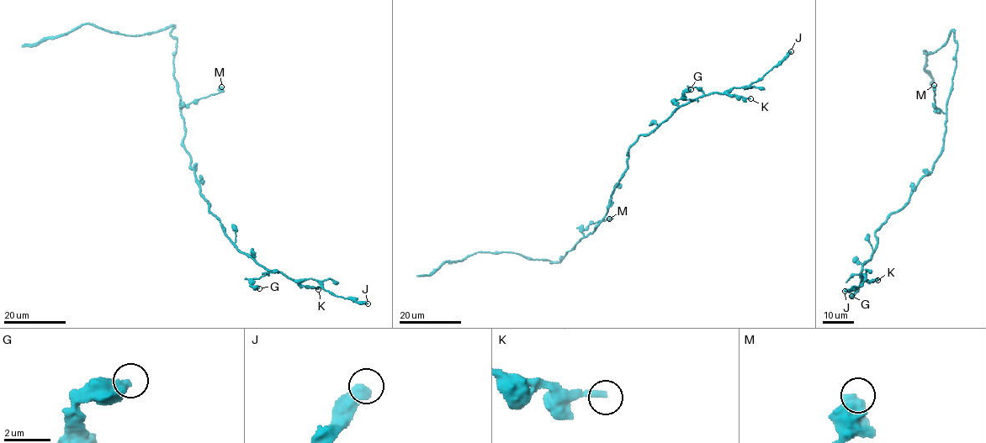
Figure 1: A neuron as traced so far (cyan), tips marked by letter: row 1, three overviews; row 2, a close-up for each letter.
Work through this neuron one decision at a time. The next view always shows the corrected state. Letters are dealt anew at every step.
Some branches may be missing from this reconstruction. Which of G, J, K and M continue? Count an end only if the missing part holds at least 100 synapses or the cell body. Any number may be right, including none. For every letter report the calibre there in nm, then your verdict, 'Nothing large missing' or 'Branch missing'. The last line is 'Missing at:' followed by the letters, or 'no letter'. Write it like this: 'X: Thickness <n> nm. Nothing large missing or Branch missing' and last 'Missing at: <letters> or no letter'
G: Thickness 550 nm. Nothing large missing
J: Thickness 400 nm. Nothing large missing
K: Thickness 260 nm. Nothing large missing
M: Thickness 650 nm. Nothing large missing
Missing at: no letter

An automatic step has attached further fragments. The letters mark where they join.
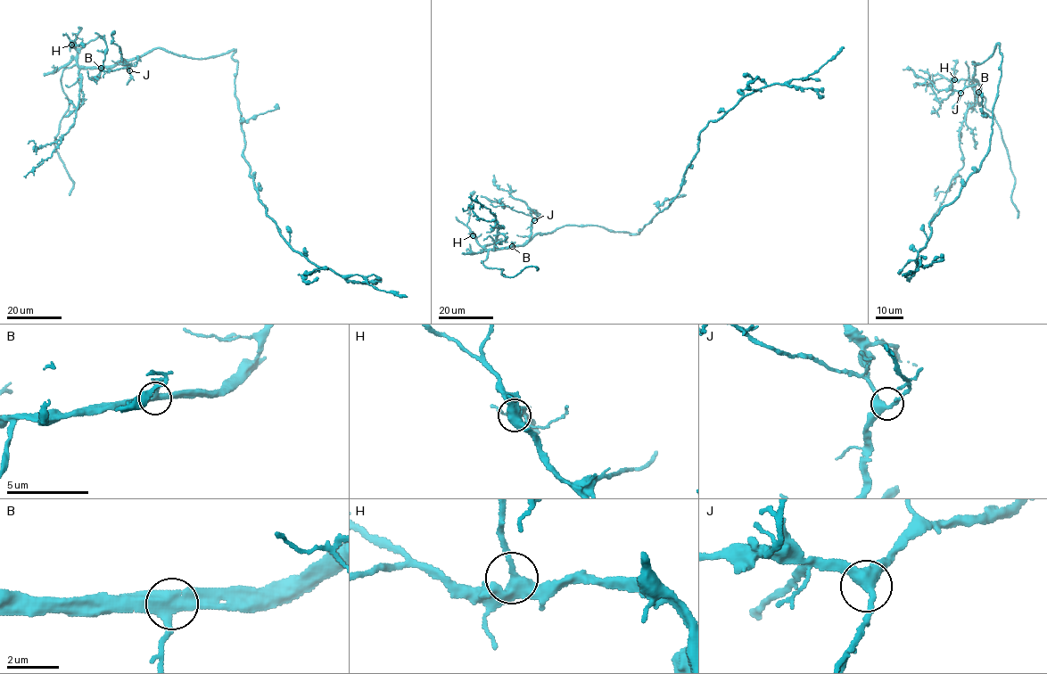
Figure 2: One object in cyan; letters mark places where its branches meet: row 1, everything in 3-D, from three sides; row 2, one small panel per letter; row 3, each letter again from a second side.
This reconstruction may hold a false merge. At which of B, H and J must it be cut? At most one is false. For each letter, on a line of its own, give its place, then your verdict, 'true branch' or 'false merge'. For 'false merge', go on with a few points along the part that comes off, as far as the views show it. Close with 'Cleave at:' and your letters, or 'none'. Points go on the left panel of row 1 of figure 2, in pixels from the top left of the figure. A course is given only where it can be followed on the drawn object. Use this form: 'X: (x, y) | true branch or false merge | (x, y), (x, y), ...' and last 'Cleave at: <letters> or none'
B: (101, 68) | true branch
H: (71, 45) | true branch
J: (129, 70) | true branch
Cleave at: none

